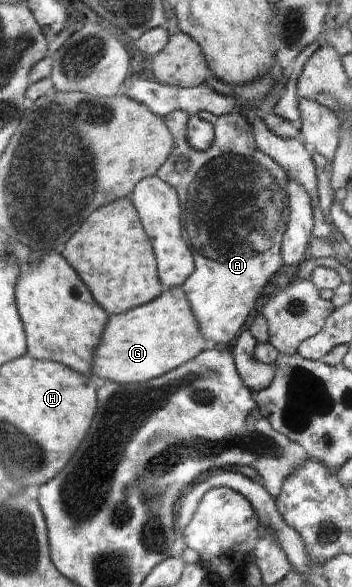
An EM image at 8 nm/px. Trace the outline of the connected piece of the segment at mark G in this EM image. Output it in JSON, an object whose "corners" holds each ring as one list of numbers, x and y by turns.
{"corners":[[181,287,167,288,161,297,145,305,108,315,98,347,94,349,89,375,117,385,142,383,177,369,212,346,206,337,202,337]]}

